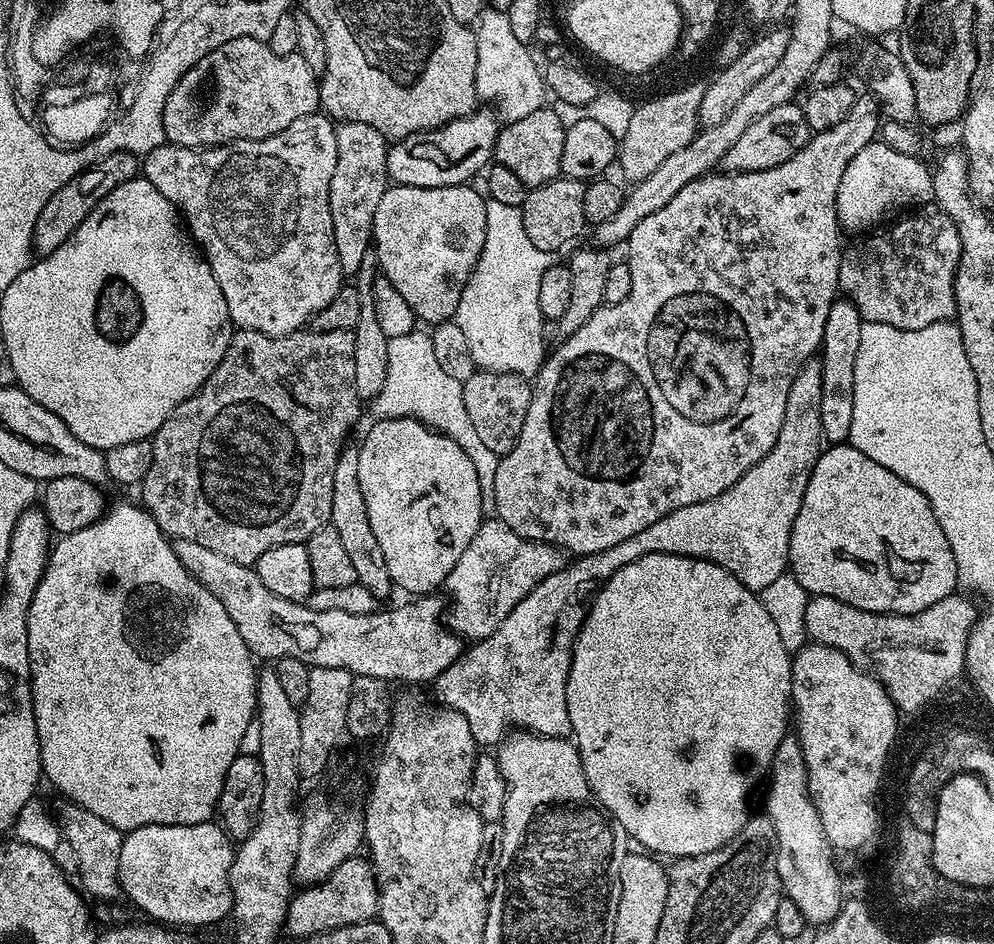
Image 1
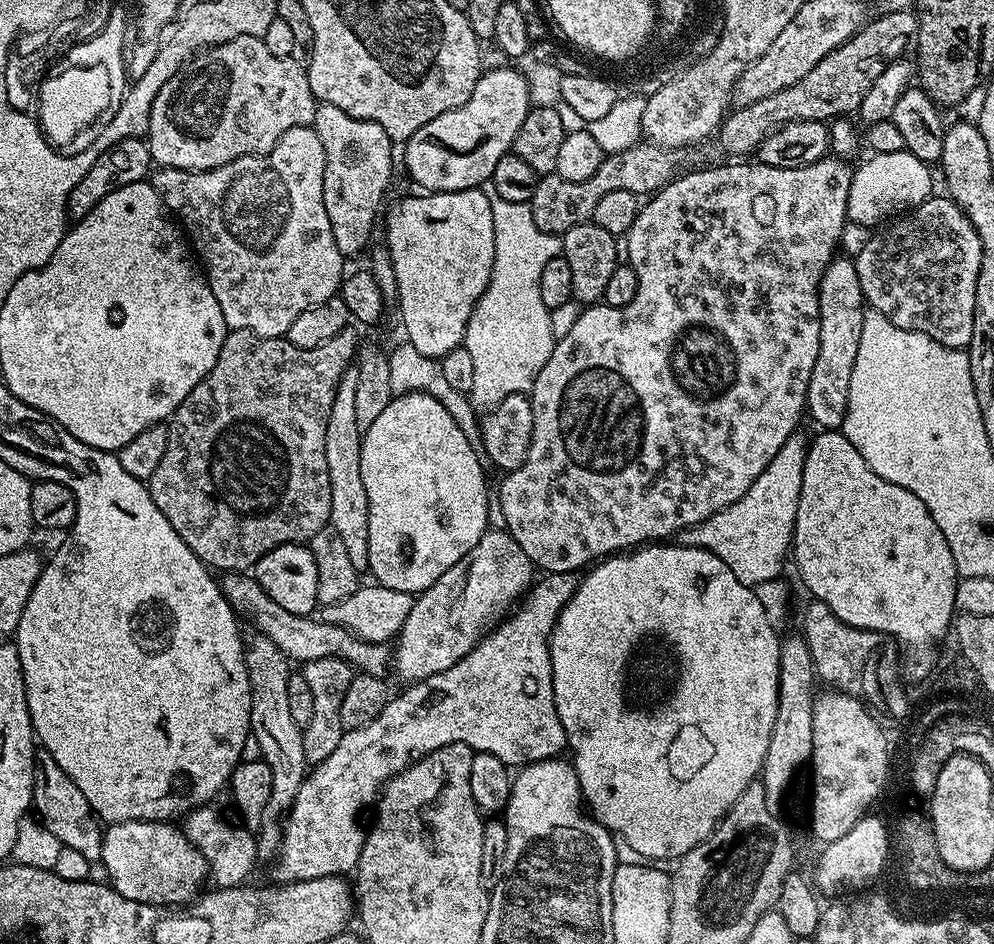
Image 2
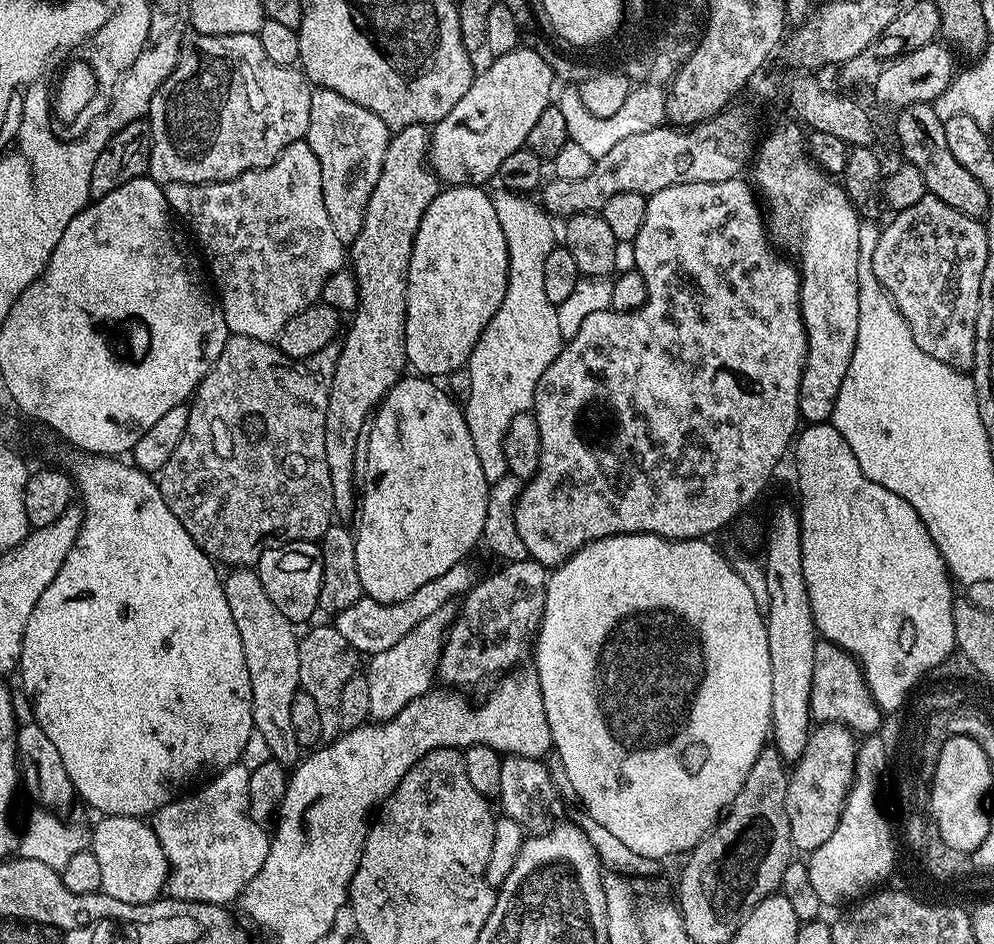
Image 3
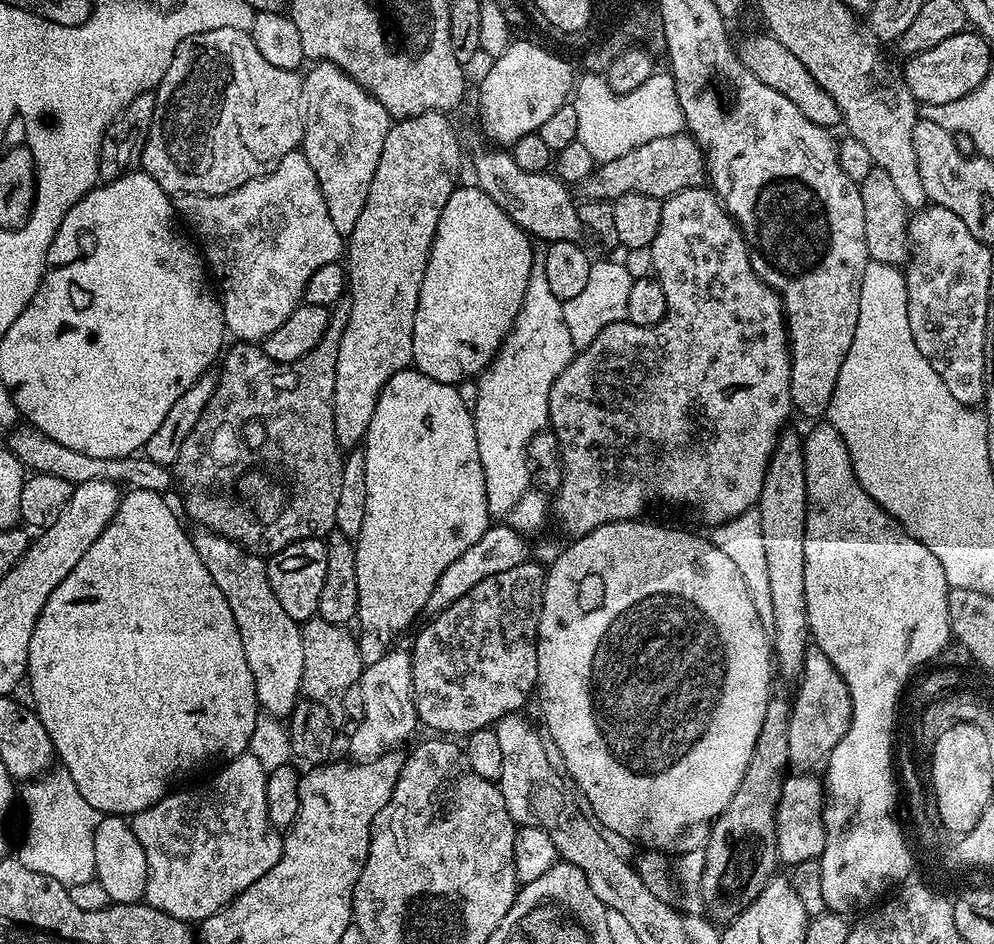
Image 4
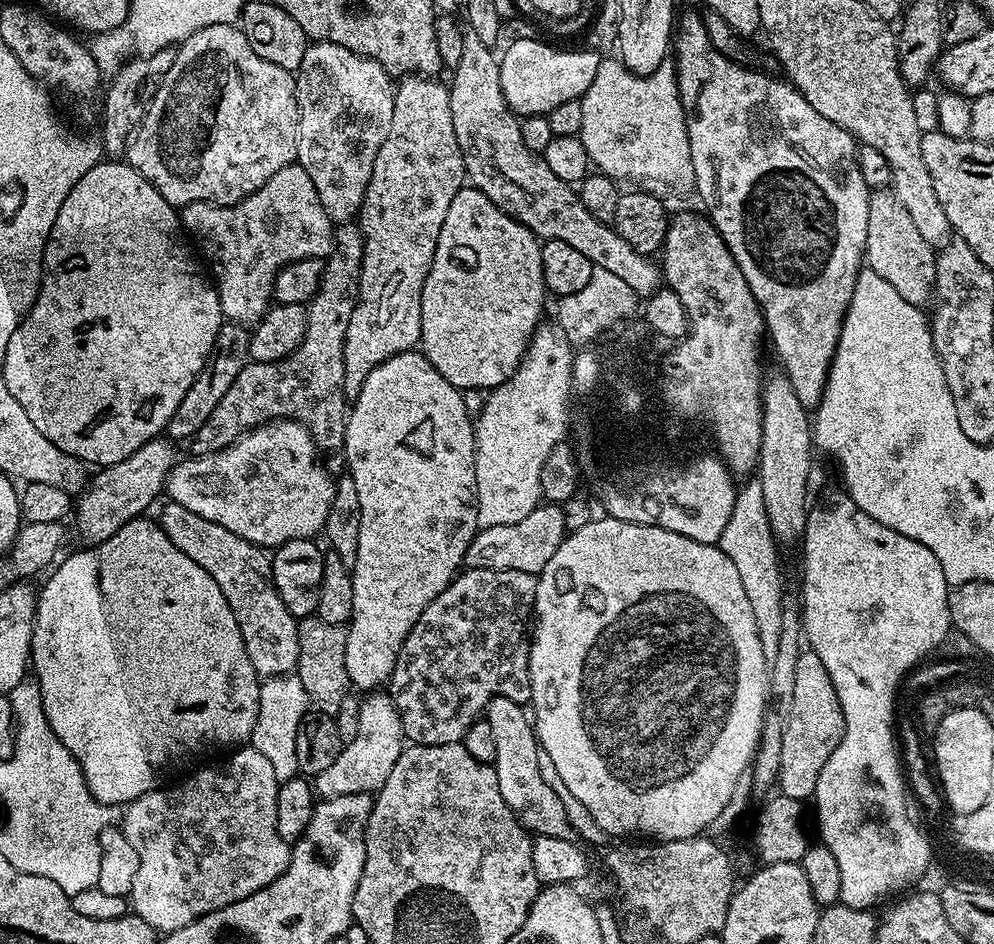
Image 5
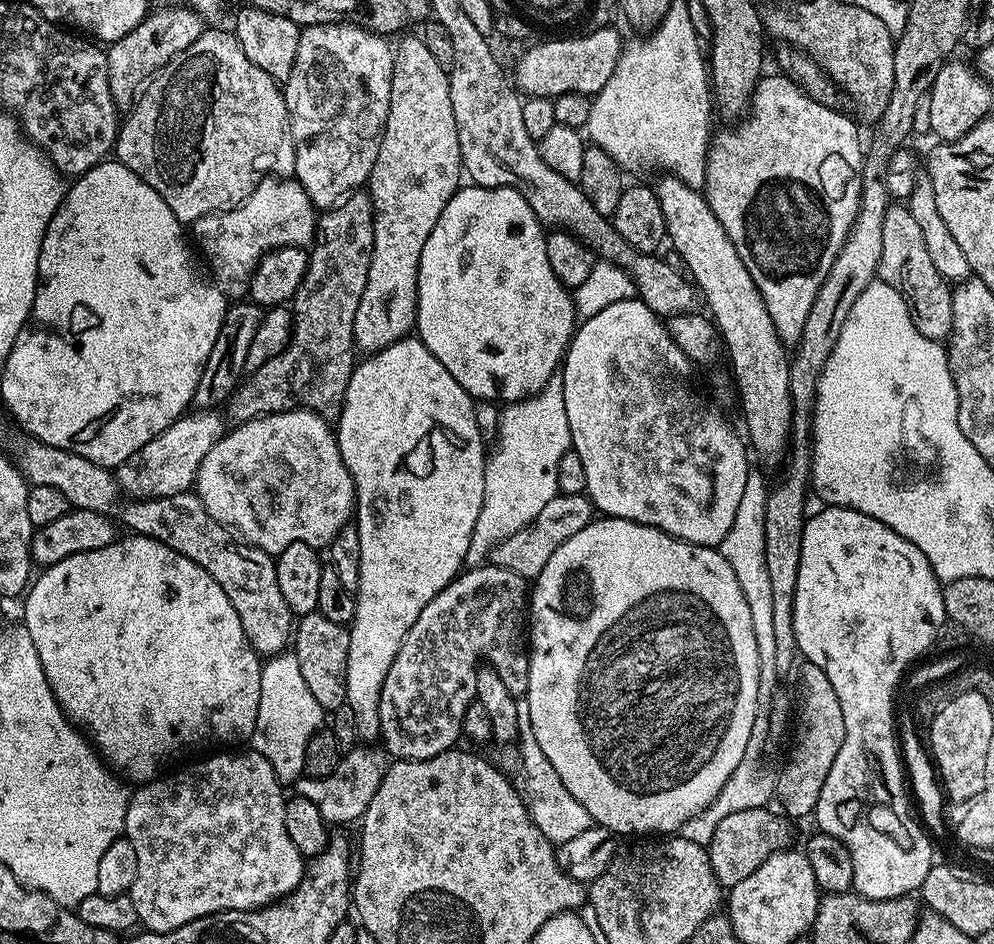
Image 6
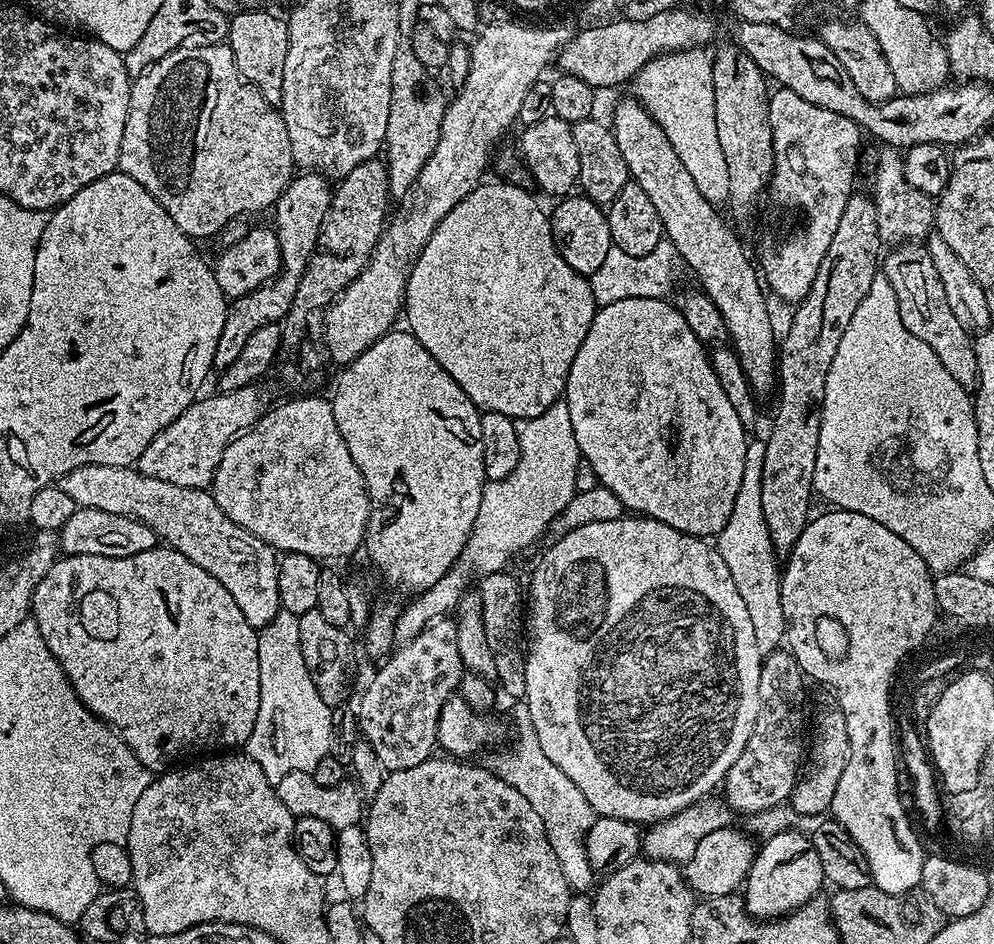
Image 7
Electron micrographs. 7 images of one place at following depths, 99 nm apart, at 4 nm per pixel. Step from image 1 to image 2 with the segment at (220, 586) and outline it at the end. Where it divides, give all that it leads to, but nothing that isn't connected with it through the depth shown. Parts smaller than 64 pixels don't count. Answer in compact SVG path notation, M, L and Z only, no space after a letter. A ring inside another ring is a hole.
M230 572L223 579L224 596L237 617L244 619L245 616L253 624L251 627L270 638L270 642L274 642L274 646L278 646L278 650L282 650L289 661L307 662L337 656L361 673L383 677L389 671L390 648L387 643L371 644L342 626L332 626L312 616L299 616L290 614L290 610L282 610L282 606L278 606L278 602L274 602L274 598L270 598L266 590L262 590L255 575Z

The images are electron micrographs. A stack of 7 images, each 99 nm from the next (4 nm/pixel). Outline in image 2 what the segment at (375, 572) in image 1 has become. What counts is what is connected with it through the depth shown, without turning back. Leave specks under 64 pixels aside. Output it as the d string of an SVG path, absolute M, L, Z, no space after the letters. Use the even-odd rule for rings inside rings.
M349 366L338 382L338 390L334 394L334 406L330 406L330 418L326 418L326 466L330 470L330 510L332 519L330 526L338 530L346 551L354 566L364 570L368 566L368 539L370 538L370 522L368 521L368 499L366 485L362 483L362 435L357 427L354 401L357 393L358 374L355 367Z

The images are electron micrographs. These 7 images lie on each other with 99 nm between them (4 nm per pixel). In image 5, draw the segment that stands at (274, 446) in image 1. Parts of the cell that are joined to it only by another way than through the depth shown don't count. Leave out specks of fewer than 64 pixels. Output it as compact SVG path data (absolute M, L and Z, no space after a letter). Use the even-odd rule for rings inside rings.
M359 223L339 225L334 232L332 253L324 260L320 289L316 291L316 297L306 305L306 338L302 338L296 352L278 362L249 362L244 365L242 374L234 378L222 402L214 406L214 414L210 414L202 430L196 432L190 444L193 453L217 452L230 447L238 437L269 420L290 419L304 424L317 438L332 436L332 448L336 451L336 457L330 460L331 467L345 467L344 457L340 453L344 450L350 408L344 394L344 347L346 326L350 326L350 314L354 314L354 306L360 297L363 253L364 236L360 232Z

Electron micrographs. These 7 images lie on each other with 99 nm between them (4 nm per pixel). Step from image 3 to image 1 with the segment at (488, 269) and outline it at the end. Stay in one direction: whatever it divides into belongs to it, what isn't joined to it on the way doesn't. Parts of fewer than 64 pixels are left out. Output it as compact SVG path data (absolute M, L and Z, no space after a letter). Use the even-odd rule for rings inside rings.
M468 184L454 186L434 186L419 188L418 186L389 186L382 194L382 202L378 202L378 210L374 210L372 223L372 239L374 251L383 279L388 280L402 298L414 310L417 321L435 326L451 321L456 314L458 298L482 254L482 242L486 232L485 197L472 189Z

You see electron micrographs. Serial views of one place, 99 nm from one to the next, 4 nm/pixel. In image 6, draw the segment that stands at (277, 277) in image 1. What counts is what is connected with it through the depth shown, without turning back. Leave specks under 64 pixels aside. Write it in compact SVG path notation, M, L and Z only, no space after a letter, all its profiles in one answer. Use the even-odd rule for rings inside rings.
M269 178L238 206L198 218L190 225L190 236L225 297L240 298L247 293L254 270L267 252L275 248L307 249L315 241L317 219L318 209L295 178Z

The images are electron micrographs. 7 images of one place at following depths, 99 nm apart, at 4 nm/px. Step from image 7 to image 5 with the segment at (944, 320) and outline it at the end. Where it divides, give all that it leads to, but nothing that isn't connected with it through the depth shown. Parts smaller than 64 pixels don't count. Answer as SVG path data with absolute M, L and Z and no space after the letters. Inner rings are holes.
M877 188L869 195L866 214L866 246L864 264L874 274L886 278L906 302L924 306L933 299L936 286L936 257L933 245L922 238L910 219L910 213L888 188Z

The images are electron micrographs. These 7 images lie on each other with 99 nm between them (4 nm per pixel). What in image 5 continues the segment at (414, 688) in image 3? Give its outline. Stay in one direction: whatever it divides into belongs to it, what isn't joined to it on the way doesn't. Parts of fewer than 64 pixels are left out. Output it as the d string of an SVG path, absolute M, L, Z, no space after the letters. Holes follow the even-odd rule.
M372 690L365 696L360 700L358 734L352 742L343 745L337 758L325 772L315 777L314 788L321 797L331 798L359 792L373 793L384 785L386 778L390 778L394 762L398 762L398 758L404 753L406 737L402 718L391 695L384 690Z

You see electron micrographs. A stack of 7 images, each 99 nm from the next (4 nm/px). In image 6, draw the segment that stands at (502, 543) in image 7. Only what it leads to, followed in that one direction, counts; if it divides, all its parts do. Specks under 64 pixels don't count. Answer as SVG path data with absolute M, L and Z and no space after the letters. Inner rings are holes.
M559 375L551 376L541 392L525 400L517 400L501 411L496 438L484 462L482 510L478 510L478 522L474 522L474 534L470 534L470 550L466 550L465 565L479 566L485 563L498 542L506 542L510 534L518 534L518 530L530 526L530 522L542 514L546 502L550 502L560 492L559 463L571 446L570 422L566 422L566 402L562 398Z

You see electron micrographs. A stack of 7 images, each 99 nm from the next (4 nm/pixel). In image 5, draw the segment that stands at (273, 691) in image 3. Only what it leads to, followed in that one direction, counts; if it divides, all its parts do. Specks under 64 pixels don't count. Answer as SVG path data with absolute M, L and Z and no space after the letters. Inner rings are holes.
M171 502L158 515L160 529L186 554L186 558L194 558L214 582L218 582L218 590L226 594L226 602L230 602L230 610L234 610L234 618L238 618L238 626L242 630L242 642L246 642L246 654L250 654L250 662L257 676L286 676L296 671L298 662L298 620L286 610L286 602L278 598L278 590L272 581L272 561L265 549L257 544L246 542L238 534L226 530L226 526L218 526L218 522L210 522L198 514L190 514L186 506L178 506Z

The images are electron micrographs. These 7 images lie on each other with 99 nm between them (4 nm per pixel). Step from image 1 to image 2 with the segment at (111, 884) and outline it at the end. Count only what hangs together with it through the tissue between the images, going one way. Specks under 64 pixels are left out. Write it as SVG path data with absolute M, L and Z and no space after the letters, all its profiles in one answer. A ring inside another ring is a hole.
M37 751L36 762L32 808L40 823L46 826L46 830L50 830L50 834L54 834L54 838L58 838L63 847L78 850L78 854L82 854L82 858L86 858L89 862L99 861L104 845L105 829L90 802L86 802L82 790L78 790L78 786L70 782L70 774L66 774L62 766L54 763L48 752Z

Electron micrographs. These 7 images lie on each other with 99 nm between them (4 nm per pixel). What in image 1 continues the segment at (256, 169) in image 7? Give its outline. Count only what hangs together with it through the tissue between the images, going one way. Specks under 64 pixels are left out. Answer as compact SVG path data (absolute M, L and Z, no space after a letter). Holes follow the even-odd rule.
M234 38L234 42L226 42L222 46L210 50L210 54L206 54L206 58L202 58L186 74L182 74L182 78L176 83L174 90L170 90L170 98L166 98L166 106L162 110L164 139L167 143L181 144L184 148L213 148L216 144L233 144L236 140L261 140L278 134L278 130L286 130L286 126L290 126L290 122L294 122L298 118L306 118L317 112L319 108L320 86L318 77L314 74L314 70L310 70L310 66L306 66L306 62L302 62L300 56L274 54L274 50L270 50L268 43L262 40Z

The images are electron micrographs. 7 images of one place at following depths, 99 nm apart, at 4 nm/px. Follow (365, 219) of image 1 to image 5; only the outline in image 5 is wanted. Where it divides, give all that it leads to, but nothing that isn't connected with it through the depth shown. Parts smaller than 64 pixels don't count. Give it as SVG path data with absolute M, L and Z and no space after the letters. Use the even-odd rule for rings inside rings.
M329 40L309 43L302 58L302 66L296 69L296 101L298 102L298 138L296 139L296 160L310 174L314 190L322 201L322 210L339 226L355 221L370 182L370 170L374 170L374 158L390 134L390 121L394 119L393 77L378 62L346 50Z

